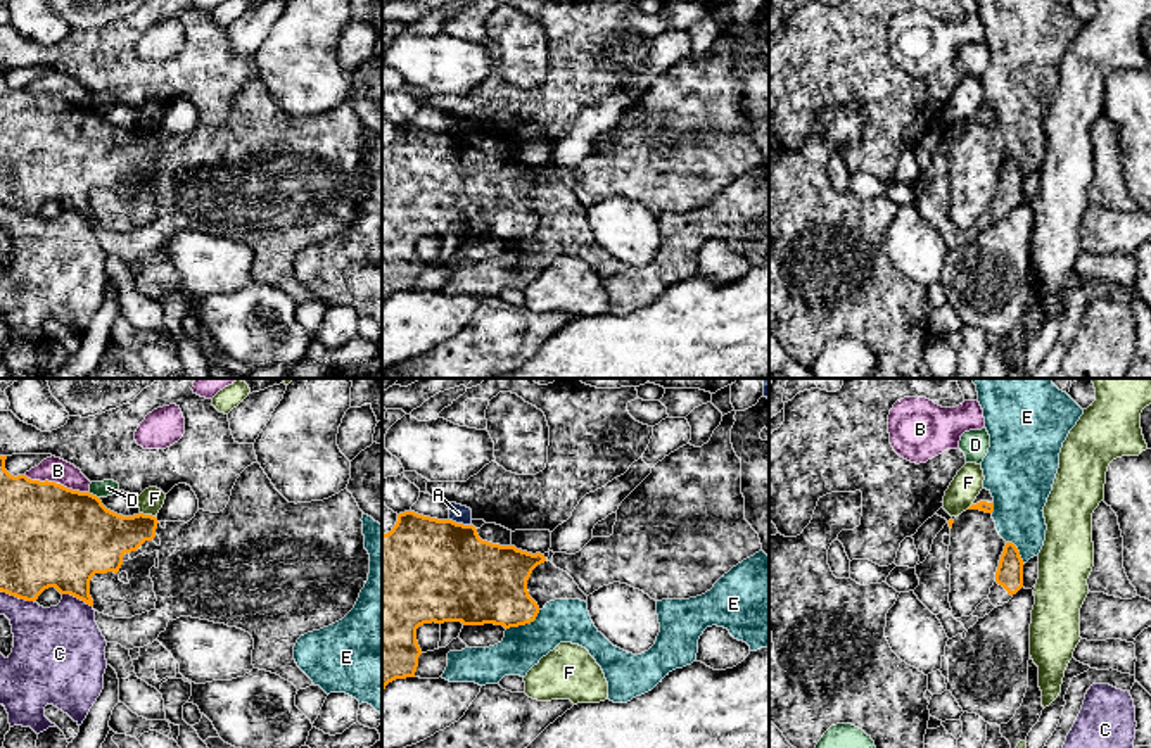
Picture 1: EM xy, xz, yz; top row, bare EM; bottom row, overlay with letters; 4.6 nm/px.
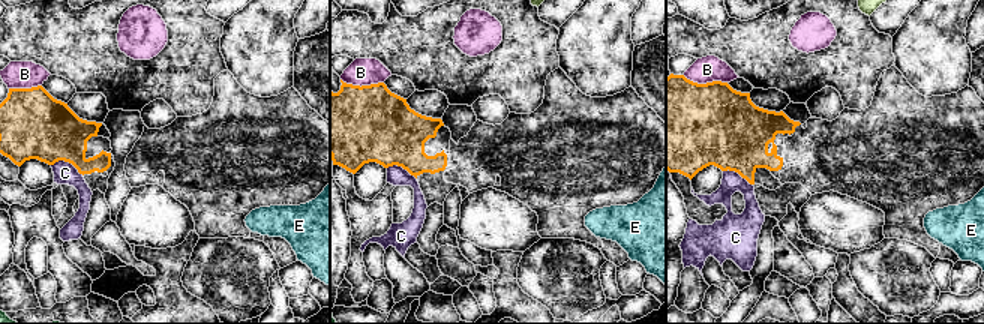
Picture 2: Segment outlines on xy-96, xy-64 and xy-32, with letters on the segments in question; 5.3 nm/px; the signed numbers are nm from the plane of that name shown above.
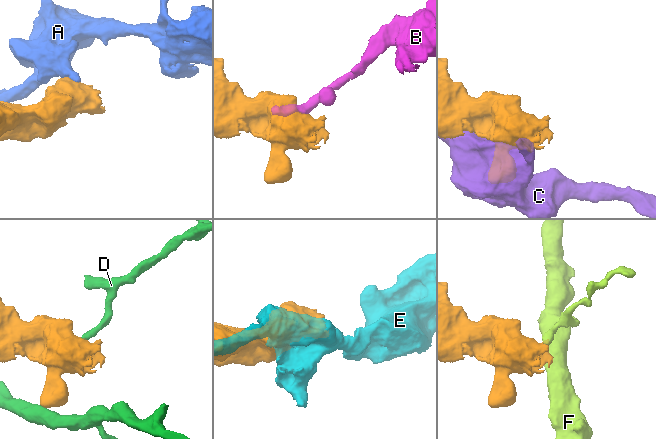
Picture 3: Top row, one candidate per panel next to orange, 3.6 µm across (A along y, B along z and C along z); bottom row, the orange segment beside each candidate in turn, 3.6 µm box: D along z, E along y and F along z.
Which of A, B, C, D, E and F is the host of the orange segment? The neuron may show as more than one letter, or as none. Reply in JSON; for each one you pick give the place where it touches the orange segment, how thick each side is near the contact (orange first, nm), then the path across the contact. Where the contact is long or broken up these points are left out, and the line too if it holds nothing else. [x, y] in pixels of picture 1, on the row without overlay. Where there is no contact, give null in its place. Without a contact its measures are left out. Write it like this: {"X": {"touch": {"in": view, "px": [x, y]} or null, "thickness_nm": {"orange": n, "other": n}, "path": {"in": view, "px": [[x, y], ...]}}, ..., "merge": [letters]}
{"merge": []}

